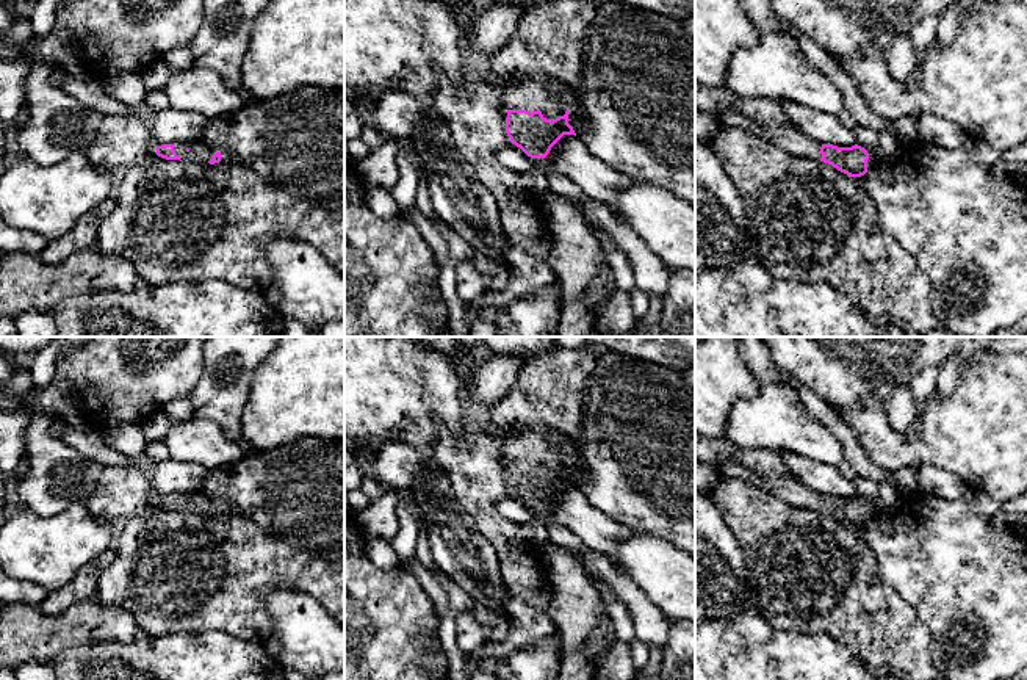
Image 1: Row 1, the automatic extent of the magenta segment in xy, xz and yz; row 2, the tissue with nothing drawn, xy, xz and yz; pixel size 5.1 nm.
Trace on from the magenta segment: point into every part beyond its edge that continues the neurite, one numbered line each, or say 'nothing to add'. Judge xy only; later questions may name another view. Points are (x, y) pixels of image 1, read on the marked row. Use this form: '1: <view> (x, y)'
1: xy (199, 152)

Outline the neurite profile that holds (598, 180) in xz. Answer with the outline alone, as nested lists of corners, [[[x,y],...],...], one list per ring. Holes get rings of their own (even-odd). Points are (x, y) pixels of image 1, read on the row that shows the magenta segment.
[[[564,135],[545,160],[556,171],[571,179],[584,196],[603,204],[622,222],[628,224],[617,208],[617,196],[632,183],[631,177],[595,157],[575,135]]]

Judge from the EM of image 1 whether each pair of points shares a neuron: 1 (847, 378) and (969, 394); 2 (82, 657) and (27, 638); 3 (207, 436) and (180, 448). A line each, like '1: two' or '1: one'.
1: two
2: two
3: one

